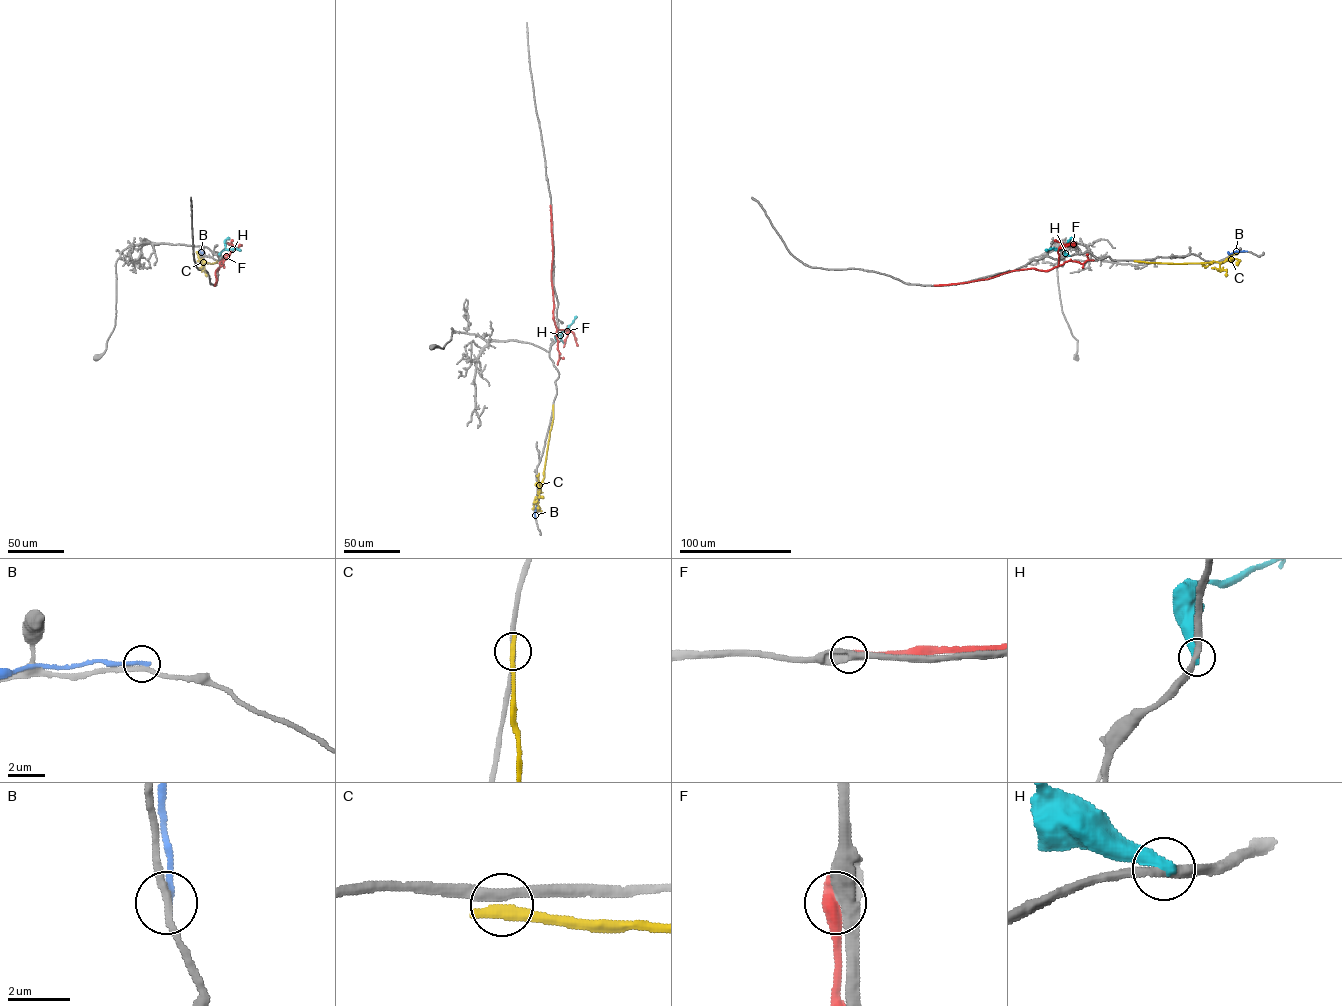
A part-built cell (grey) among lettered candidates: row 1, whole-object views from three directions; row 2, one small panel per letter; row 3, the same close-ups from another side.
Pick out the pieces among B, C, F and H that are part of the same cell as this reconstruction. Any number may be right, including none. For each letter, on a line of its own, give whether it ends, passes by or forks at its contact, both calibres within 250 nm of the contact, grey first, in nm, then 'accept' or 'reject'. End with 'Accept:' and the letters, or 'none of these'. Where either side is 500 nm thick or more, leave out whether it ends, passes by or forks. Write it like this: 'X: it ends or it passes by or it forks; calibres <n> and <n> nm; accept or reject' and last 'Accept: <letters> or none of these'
B: it ends; calibres 220 and 260 nm; reject
C: it ends; calibres 280 and 400 nm; reject
F: calibres 550 and 550 nm; reject
H: it ends; calibres 300 and 420 nm; reject
Accept: none of these

